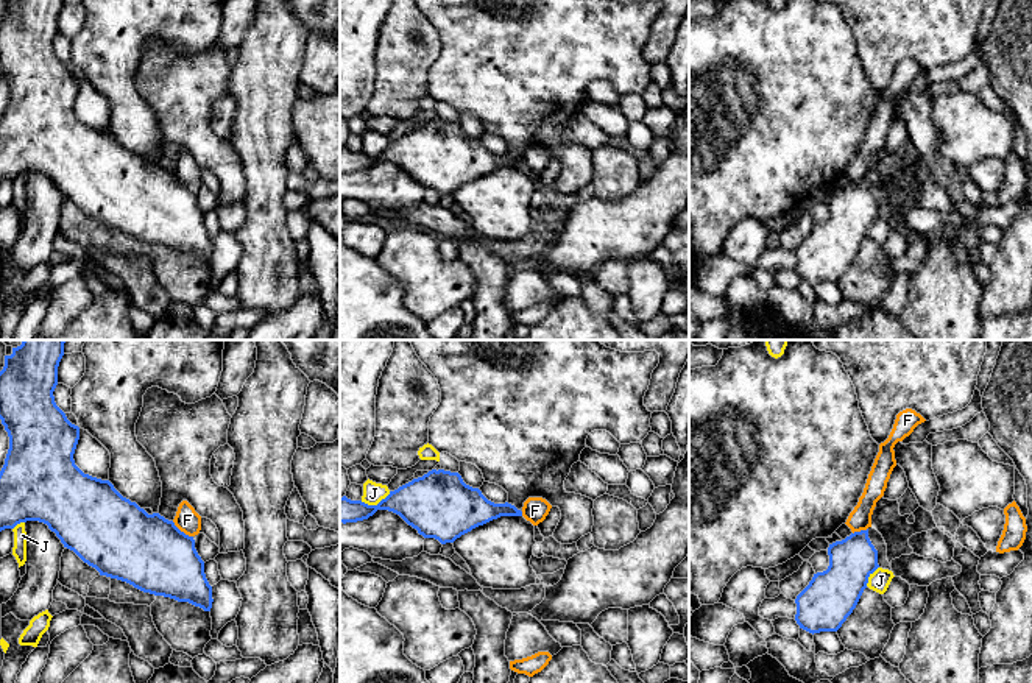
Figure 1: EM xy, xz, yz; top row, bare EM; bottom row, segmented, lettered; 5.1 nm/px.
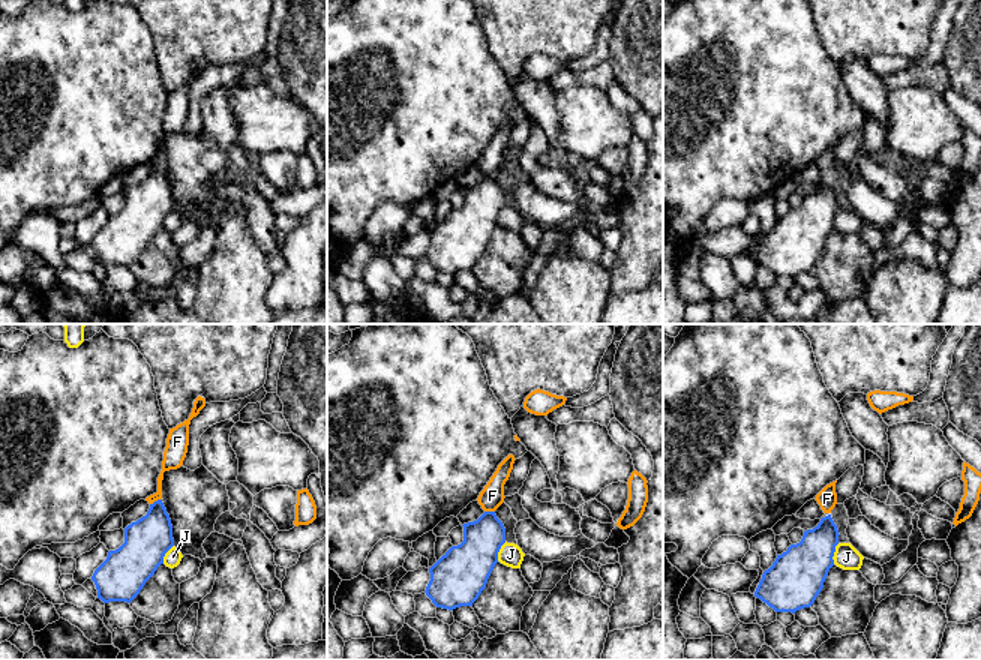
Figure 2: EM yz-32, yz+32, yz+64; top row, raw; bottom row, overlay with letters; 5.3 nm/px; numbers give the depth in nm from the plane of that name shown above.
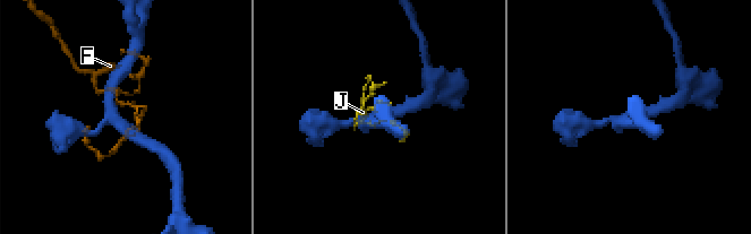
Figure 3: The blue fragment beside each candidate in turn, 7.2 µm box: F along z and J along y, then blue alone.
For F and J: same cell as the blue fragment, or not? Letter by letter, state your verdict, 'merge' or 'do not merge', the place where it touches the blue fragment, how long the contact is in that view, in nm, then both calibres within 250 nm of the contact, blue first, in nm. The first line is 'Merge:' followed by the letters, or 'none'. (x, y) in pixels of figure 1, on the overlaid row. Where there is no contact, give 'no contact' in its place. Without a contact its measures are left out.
Merge: none
F: do not merge | xy (183, 532) | 140 nm | 380/120 nm
J: do not merge | xz (374, 506) | 170 nm | 260/110 nm

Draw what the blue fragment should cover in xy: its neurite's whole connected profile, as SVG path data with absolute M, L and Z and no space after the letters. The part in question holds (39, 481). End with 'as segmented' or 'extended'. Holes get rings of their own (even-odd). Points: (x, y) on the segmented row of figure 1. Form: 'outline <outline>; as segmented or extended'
outline M23 340L12 348L11 356L5 356L0 371L0 419L9 437L9 449L0 471L0 532L27 521L44 522L64 547L100 575L210 611L212 586L193 536L159 513L148 515L123 497L109 480L84 474L75 465L80 427L67 419L53 396L64 343L65 340Z; as segmented

